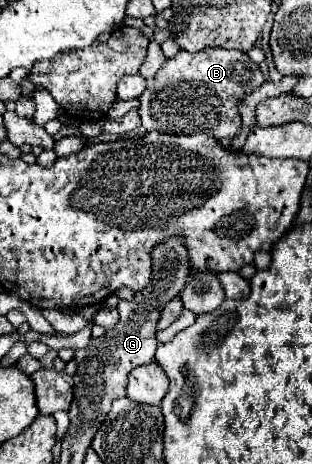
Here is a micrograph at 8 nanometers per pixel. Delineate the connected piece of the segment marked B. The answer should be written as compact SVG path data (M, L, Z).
M208 47L198 53L178 51L174 57L164 61L164 65L156 73L156 77L148 79L146 89L138 99L140 101L138 113L142 117L142 125L146 127L146 131L156 129L162 133L184 133L184 135L204 131L204 133L212 133L210 137L214 137L218 141L230 141L242 129L242 121L240 121L240 113L238 113L238 105L240 105L242 97L246 93L252 93L254 89L258 89L262 83L264 83L262 71L242 51L228 51L222 47Z

